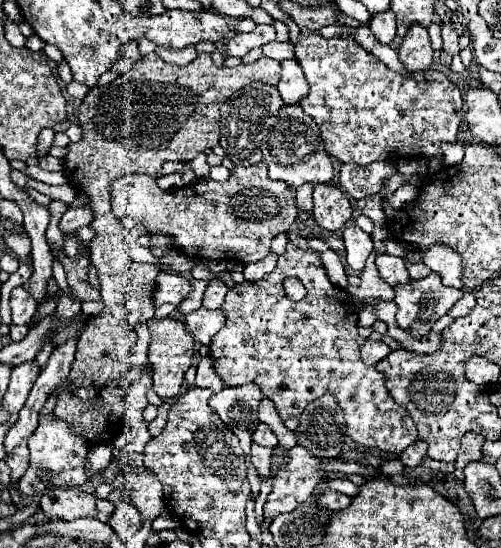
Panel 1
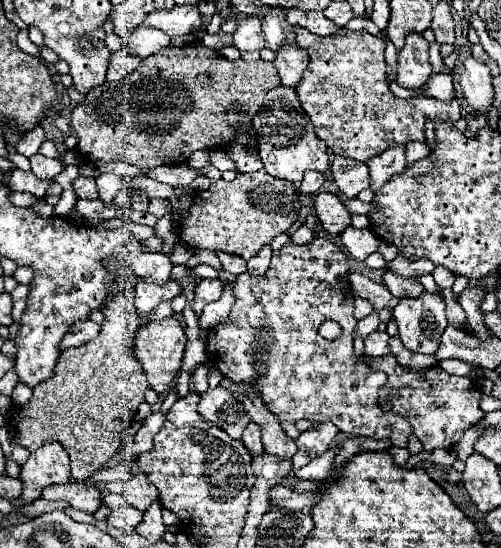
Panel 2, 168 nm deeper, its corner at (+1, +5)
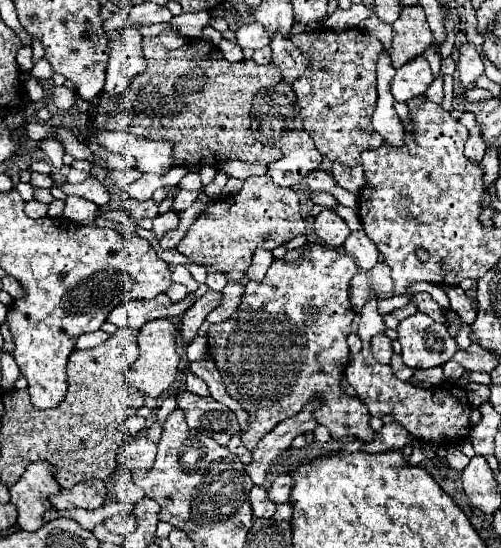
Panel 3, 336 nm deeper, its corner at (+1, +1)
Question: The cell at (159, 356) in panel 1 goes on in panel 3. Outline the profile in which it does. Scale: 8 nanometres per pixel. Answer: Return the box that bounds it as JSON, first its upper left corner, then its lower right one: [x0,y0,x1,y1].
[126,319,180,397]

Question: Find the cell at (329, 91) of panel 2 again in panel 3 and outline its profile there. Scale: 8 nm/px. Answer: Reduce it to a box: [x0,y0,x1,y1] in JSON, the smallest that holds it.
[290,29,384,167]

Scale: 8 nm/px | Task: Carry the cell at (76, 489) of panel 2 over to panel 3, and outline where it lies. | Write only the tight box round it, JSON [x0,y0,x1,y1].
[50,479,106,509]

